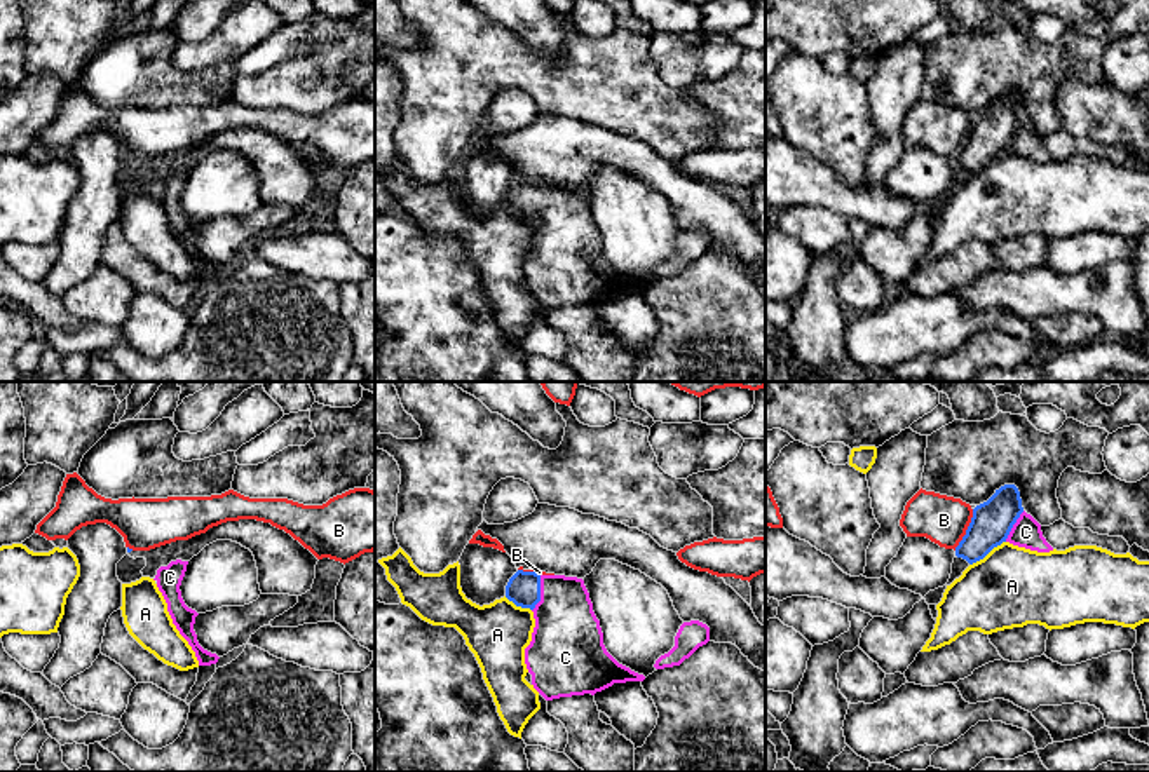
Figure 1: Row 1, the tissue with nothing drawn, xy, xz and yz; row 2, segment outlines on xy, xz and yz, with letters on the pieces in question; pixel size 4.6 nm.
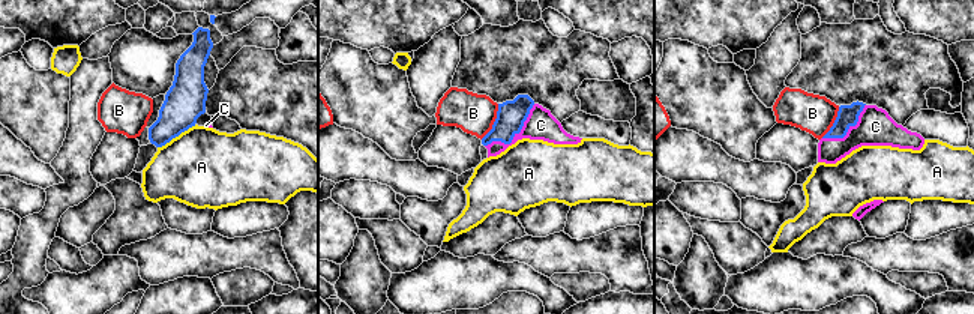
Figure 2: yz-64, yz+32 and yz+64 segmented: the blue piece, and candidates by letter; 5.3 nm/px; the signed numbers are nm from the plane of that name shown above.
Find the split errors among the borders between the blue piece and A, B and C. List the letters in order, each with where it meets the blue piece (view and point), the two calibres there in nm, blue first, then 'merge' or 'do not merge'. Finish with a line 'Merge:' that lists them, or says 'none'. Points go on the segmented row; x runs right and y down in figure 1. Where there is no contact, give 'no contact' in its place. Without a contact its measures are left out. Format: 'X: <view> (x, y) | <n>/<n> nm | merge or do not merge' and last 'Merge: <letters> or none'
A: yz (987, 553) | 190/380 nm | do not merge
B: yz (966, 530) | 190/220 nm | do not merge
C: xz (539, 593) | 160/320 nm | merge
Merge: C

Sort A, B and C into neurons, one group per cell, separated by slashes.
A / B / C

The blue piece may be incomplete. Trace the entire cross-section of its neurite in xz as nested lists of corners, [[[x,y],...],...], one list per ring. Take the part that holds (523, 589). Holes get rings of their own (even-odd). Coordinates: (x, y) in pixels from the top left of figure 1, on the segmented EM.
[[[518,570],[506,586],[506,598],[534,612],[525,664],[546,701],[595,695],[614,683],[645,680],[607,652],[582,579]]]

